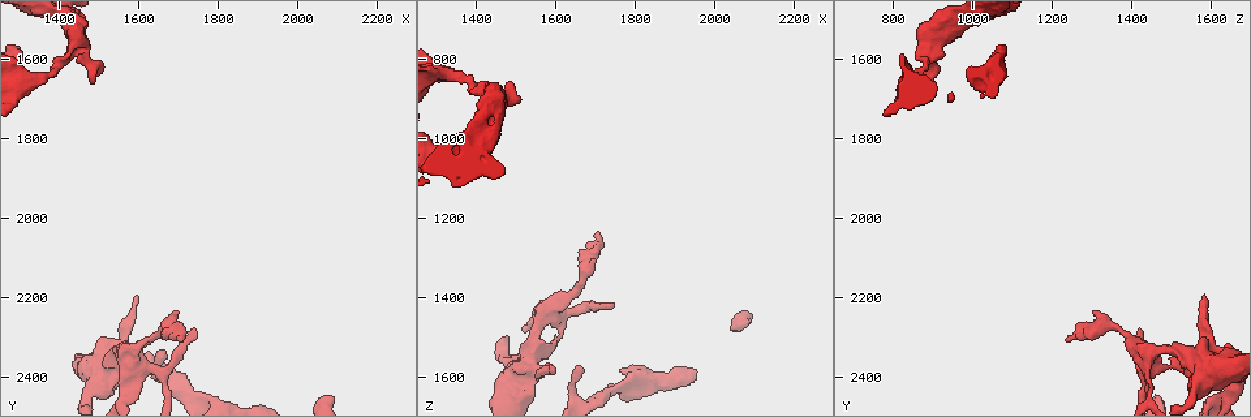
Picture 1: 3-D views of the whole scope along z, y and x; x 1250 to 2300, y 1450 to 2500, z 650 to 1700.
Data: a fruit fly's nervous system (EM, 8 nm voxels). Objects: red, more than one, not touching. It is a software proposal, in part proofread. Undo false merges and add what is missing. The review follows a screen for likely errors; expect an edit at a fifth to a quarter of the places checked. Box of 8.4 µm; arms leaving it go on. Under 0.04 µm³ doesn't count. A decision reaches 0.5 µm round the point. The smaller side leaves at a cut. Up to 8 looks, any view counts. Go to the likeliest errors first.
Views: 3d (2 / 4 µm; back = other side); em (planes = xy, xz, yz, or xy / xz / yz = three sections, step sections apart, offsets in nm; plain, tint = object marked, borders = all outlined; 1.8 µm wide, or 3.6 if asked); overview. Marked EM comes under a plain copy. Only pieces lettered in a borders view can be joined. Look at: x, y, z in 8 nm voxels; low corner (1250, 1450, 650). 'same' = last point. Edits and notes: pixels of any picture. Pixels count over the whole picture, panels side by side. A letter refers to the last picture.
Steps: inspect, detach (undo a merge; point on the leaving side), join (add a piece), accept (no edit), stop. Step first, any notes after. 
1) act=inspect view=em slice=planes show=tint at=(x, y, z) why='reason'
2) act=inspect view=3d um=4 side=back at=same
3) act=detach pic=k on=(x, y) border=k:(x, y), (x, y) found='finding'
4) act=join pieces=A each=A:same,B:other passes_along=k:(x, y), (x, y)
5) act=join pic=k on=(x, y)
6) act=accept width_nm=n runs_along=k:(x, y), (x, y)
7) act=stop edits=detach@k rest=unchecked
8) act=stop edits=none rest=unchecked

act=inspect view=em slice=planes show=tint at=(1665, 2335, 1585) why='an open end'

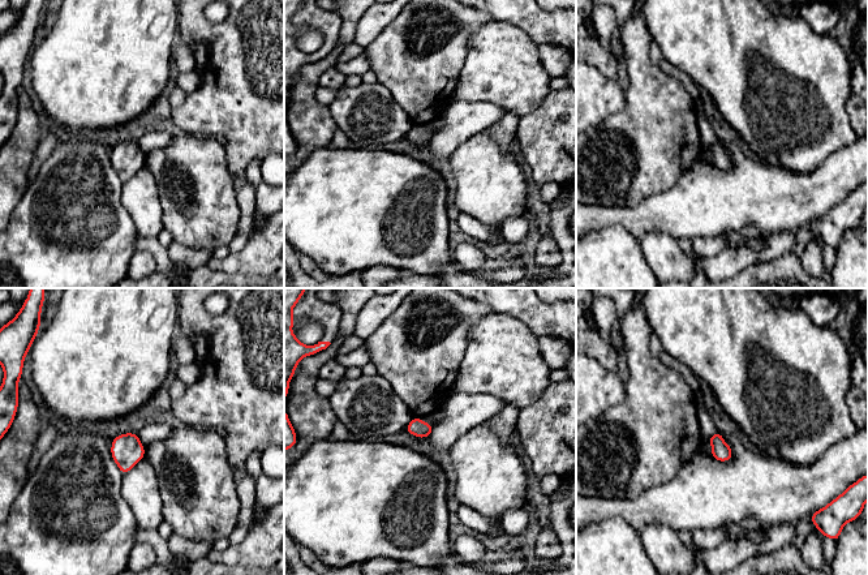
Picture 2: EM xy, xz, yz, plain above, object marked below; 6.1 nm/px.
act=inspect view=em slice=planes show=borders at=same

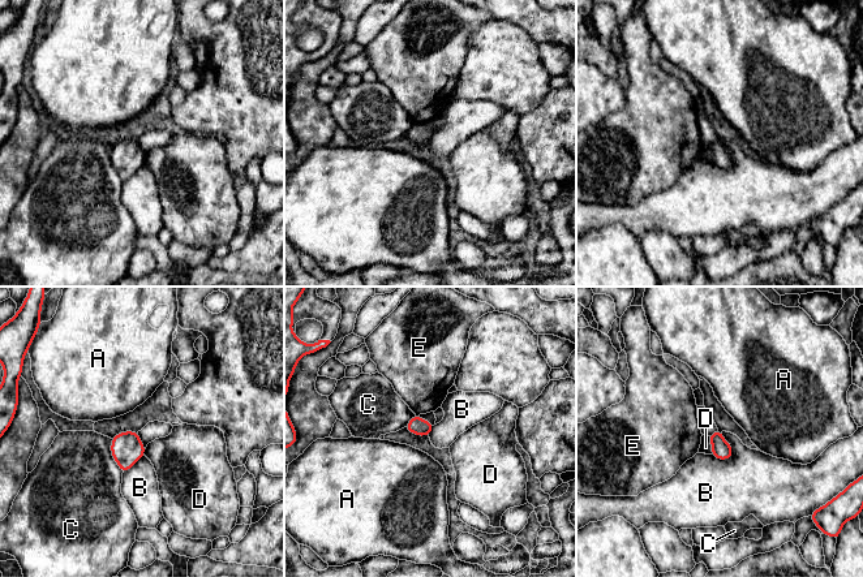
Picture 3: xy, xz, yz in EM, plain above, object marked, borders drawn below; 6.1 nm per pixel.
act=accept each=A:other,B:other,C:other,D:other,E:other border=3:(721, 431), (731, 448), (728, 460) found='none of them fits'

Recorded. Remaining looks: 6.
act=inspect view=em slice=xy step=8 show=tint at=(1445, 1535, 925) why='narrows sharply'

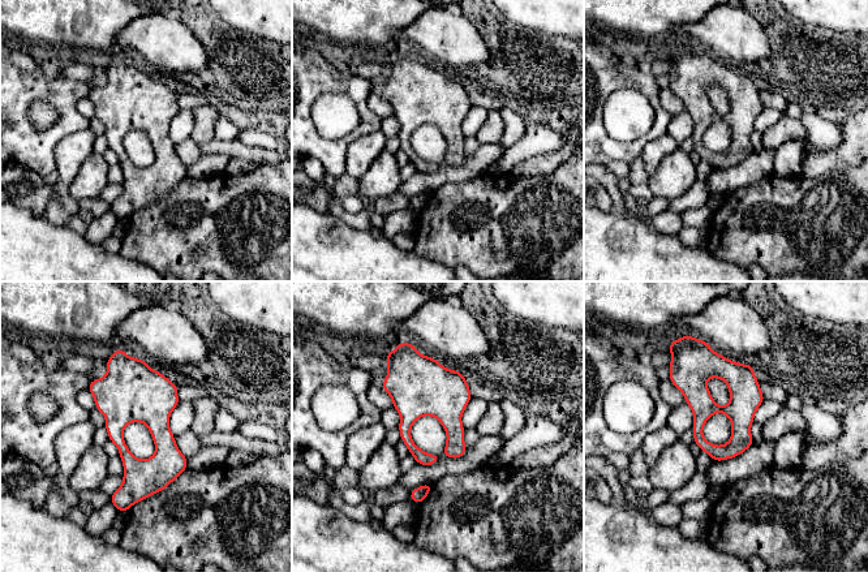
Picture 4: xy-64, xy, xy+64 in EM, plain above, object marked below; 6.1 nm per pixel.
act=inspect view=em slice=planes show=borders at=same why='cut it another way'

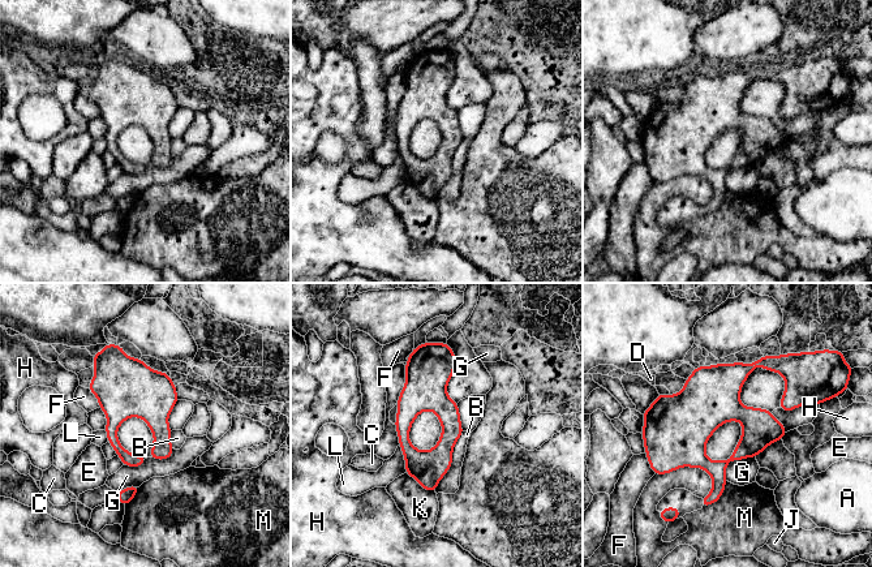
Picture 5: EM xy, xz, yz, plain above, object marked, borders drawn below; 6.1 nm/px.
act=accept each=A:other,B:other,C:other,D:other,E:other,F:other,G:other,H:other,J:other,K:other,L:other,M:other found='continuous, no second neuron'

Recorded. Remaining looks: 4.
act=inspect view=em um=3.6 slice=planes show=borders at=(1705, 2315, 1230) why='thin end'

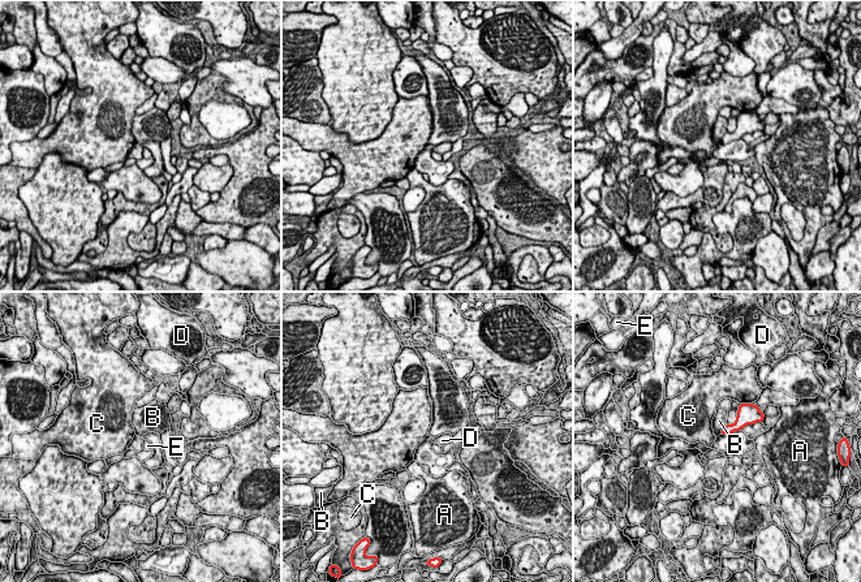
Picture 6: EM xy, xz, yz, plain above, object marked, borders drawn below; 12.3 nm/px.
act=accept each=A:other,B:other,C:other,D:other,E:other found='no lettered piece goes on from it'

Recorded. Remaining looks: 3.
act=stop edits=none rest=unchecked

